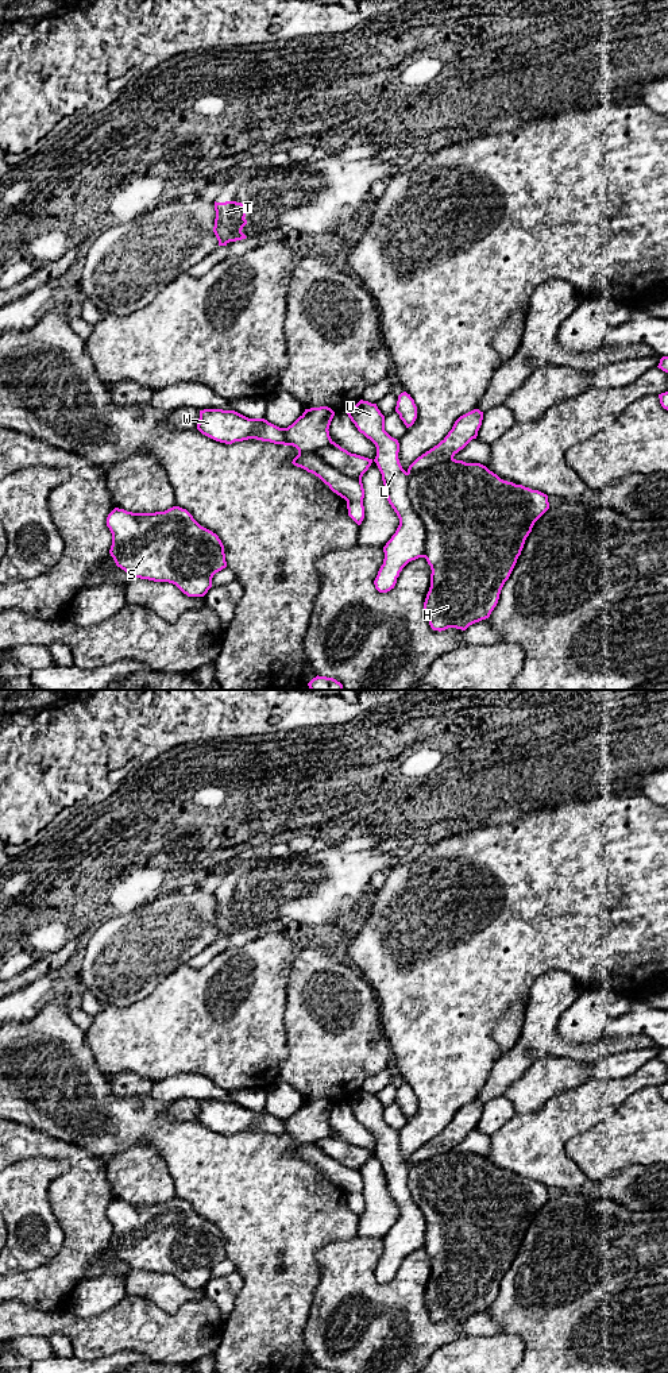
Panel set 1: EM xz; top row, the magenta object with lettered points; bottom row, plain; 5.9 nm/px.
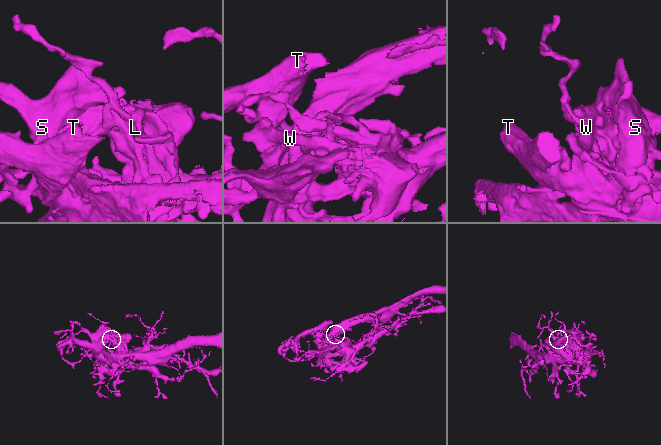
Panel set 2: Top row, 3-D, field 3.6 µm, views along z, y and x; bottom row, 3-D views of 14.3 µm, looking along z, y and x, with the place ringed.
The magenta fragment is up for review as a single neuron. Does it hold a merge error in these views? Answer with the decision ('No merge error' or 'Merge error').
No merge error

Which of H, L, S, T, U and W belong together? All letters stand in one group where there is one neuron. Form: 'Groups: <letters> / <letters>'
Groups: H L S T U W

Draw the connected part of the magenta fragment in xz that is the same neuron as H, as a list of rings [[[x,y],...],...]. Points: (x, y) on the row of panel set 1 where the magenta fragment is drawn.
[[[360,400],[347,414],[358,431],[375,444],[374,460],[351,454],[331,439],[328,429],[335,412],[328,406],[305,409],[287,428],[279,428],[265,419],[248,419],[235,410],[204,409],[200,410],[197,429],[225,444],[256,439],[296,447],[298,455],[291,463],[318,477],[344,498],[348,516],[358,525],[364,518],[362,477],[375,462],[382,474],[387,501],[399,518],[395,533],[383,547],[385,559],[374,581],[375,589],[379,593],[390,591],[409,562],[425,558],[432,574],[424,610],[433,630],[466,630],[470,625],[489,618],[534,522],[549,509],[548,495],[503,481],[480,463],[466,463],[453,458],[476,439],[483,420],[483,412],[479,409],[460,416],[448,435],[418,456],[406,471],[398,459],[399,443],[385,431],[385,416],[377,404]]]

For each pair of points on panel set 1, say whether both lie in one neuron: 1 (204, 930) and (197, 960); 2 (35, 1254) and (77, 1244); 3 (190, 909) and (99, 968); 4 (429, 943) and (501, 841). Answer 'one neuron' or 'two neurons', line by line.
1: two neurons
2: one neuron
3: one neuron
4: one neuron

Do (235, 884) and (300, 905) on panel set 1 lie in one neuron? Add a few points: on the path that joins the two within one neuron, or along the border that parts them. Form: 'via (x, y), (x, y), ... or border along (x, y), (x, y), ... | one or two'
via (251, 887), (274, 887), (284, 891) | one

